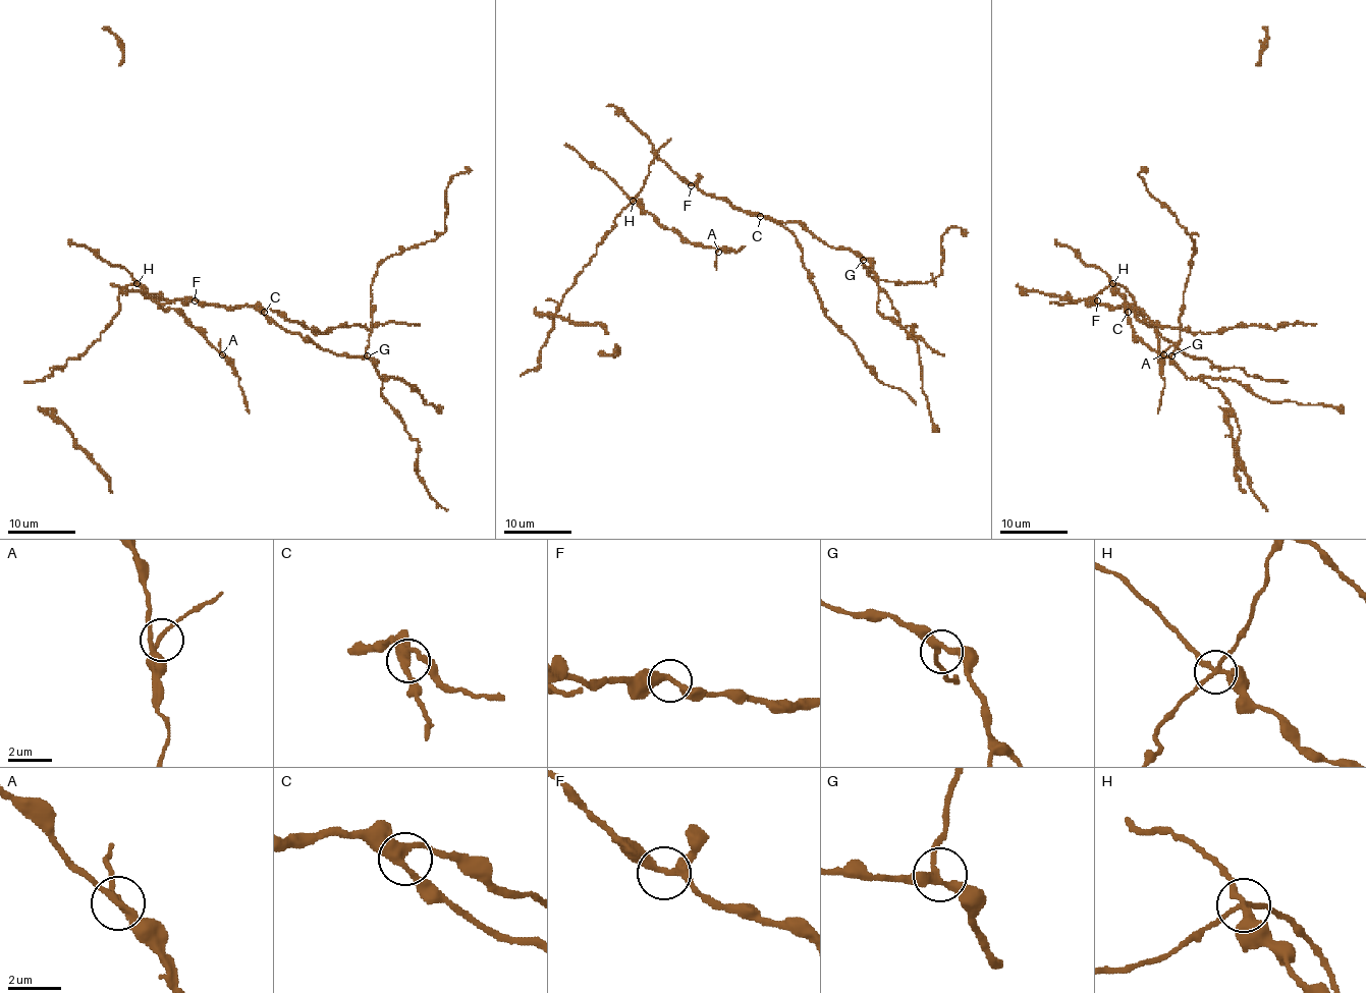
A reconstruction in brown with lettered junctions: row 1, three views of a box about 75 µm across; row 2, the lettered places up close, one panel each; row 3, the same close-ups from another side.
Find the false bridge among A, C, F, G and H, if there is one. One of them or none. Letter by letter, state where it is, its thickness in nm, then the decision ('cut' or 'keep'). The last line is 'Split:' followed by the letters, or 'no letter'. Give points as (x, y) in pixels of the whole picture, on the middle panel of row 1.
A: place (718, 252); calibre 180 nm; keep
C: place (760, 216); calibre 320 nm; keep
F: place (691, 185); calibre 260 nm; keep
G: place (863, 260); calibre 240 nm; keep
H: place (633, 201); calibre 200 nm; cut
Split: H

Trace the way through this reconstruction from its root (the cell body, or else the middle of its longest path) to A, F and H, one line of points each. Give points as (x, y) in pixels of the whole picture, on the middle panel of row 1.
A: (706, 194), (686, 183), (655, 158), (637, 197), (660, 224), (690, 242), (718, 252)
F: (706, 194), (691, 185)
H: (706, 194), (686, 183), (664, 162), (655, 158), (649, 167), (642, 190), (634, 201)

